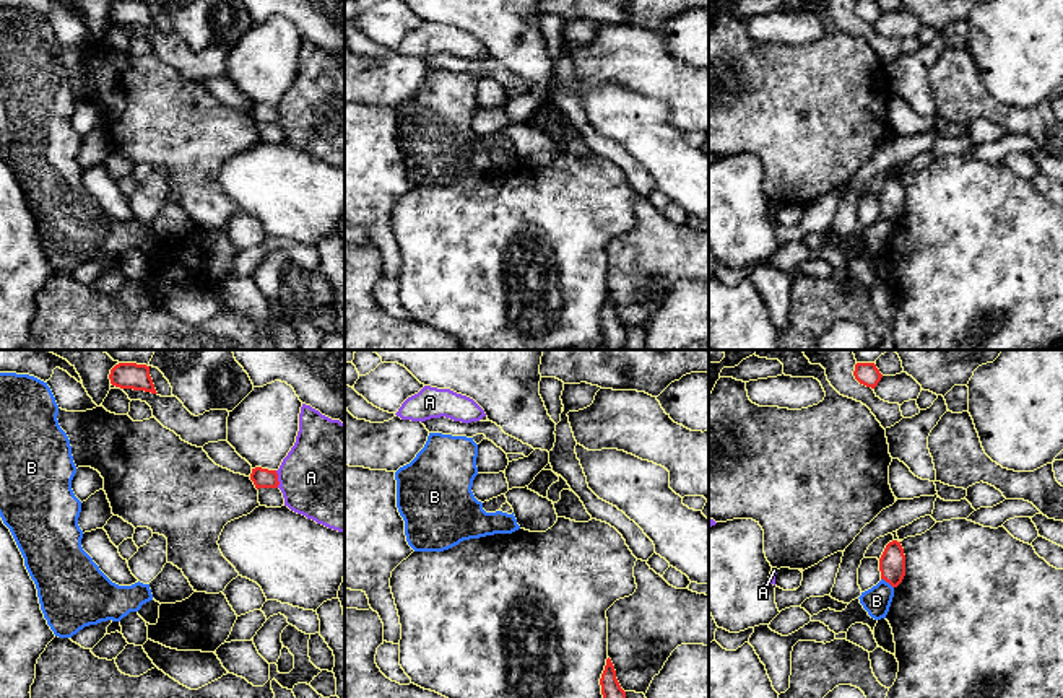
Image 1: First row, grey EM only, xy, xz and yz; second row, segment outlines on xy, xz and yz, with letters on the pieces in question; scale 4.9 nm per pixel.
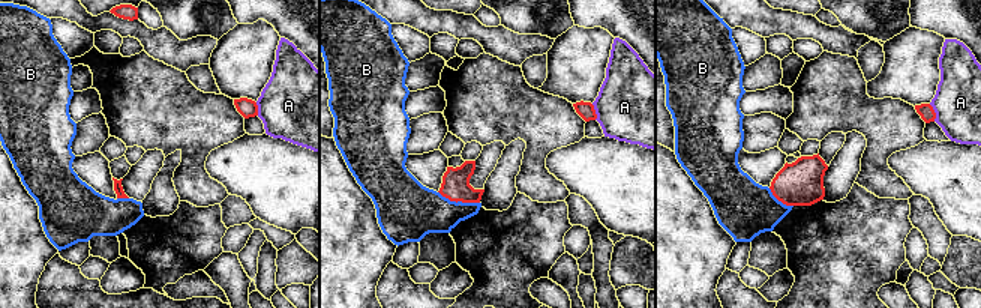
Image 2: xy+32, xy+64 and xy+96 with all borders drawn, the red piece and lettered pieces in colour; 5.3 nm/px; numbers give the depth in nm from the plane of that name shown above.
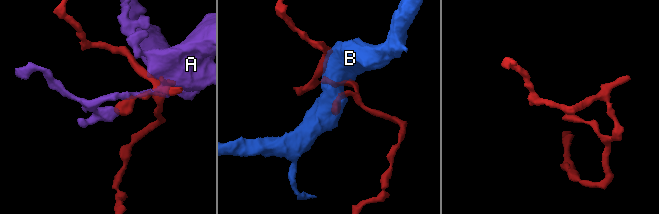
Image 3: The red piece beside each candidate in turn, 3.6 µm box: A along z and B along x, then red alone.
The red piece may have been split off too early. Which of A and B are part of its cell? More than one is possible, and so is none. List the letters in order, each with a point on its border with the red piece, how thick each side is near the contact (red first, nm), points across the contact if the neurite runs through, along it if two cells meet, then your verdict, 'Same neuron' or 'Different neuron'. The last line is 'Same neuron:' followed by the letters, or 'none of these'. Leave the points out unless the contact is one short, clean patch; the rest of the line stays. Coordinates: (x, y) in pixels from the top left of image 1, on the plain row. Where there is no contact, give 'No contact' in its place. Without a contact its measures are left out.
A: Touches red at xy (277, 114). Thickness 100 nm (red) against 440 nm. Different neuron
B: Touches red at yz (888, 217). Thickness 130 nm (red) against 140 nm. Boundary: yz (881, 213), (893, 223). Different neuron
Same neuron: none of these

